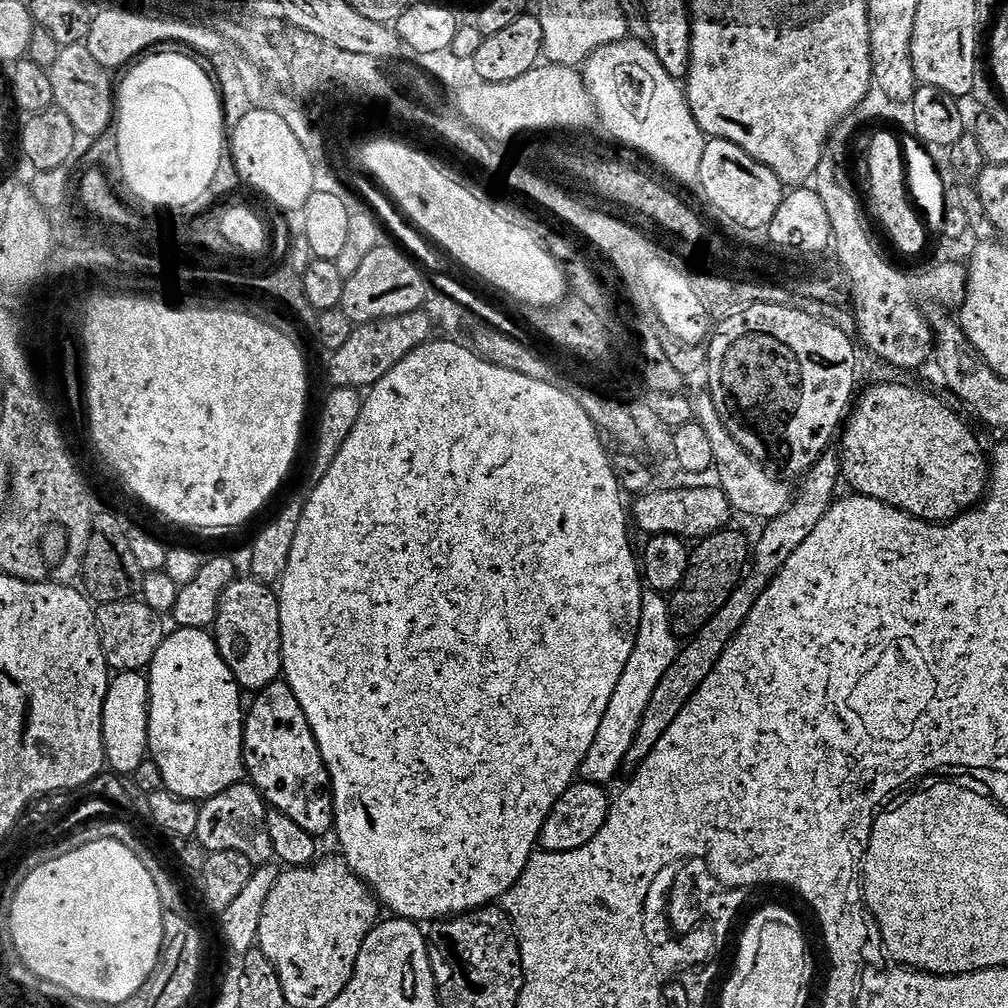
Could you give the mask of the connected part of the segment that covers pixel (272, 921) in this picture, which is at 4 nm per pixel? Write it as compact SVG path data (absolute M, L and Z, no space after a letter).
M317 863L311 870L285 871L279 877L276 888L270 891L262 910L264 946L259 951L263 959L275 968L277 978L288 994L301 992L304 996L312 996L315 992L326 991L328 987L332 987L333 993L340 992L352 979L364 939L376 927L378 923L376 915L382 912L377 897L369 891L365 881L359 876L349 874L336 864L319 864Z

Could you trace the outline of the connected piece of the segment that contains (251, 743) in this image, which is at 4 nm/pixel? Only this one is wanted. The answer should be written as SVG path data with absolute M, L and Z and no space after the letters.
M269 683L268 687L261 688L255 693L256 701L246 712L244 721L244 766L246 776L251 783L260 789L264 799L273 809L281 808L284 812L293 812L295 819L304 822L308 816L308 808L300 801L304 792L304 783L308 780L308 771L312 764L308 759L317 751L315 740L312 739L312 728L308 725L306 714L298 702L298 698L291 694L280 696L279 683Z

